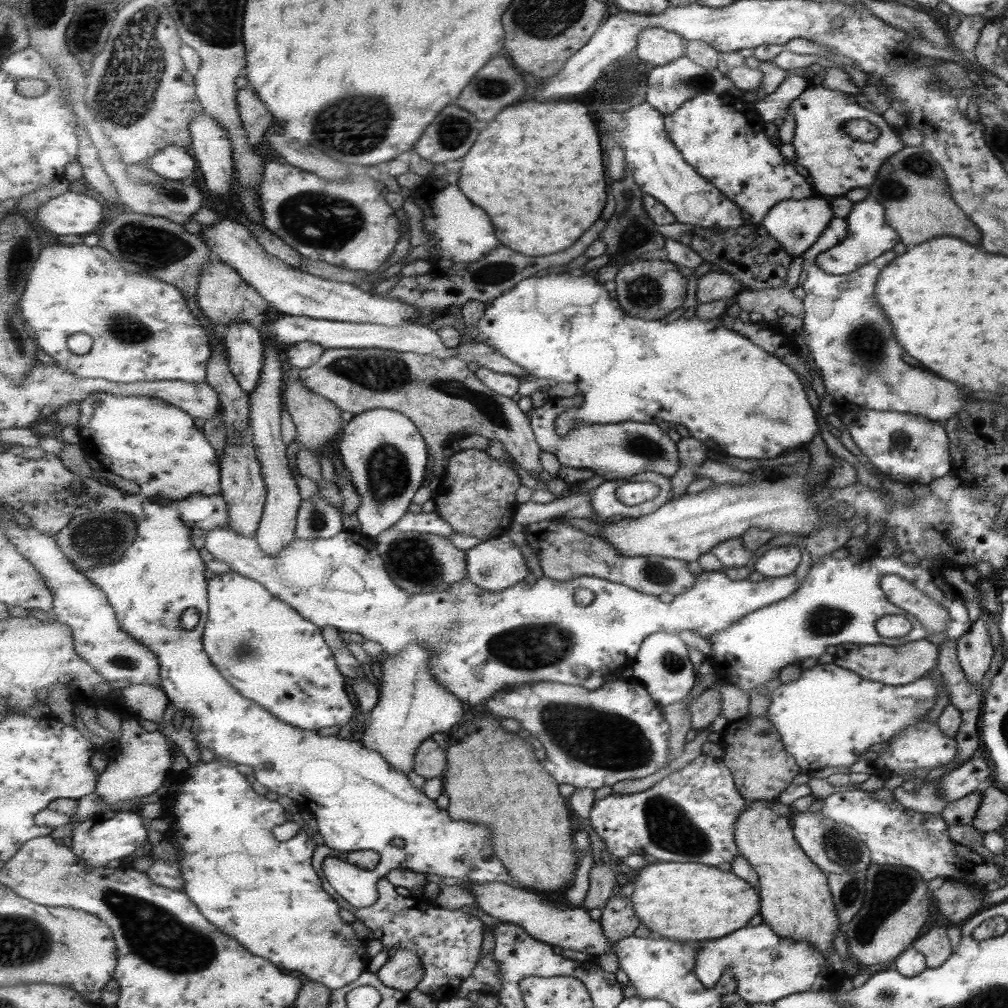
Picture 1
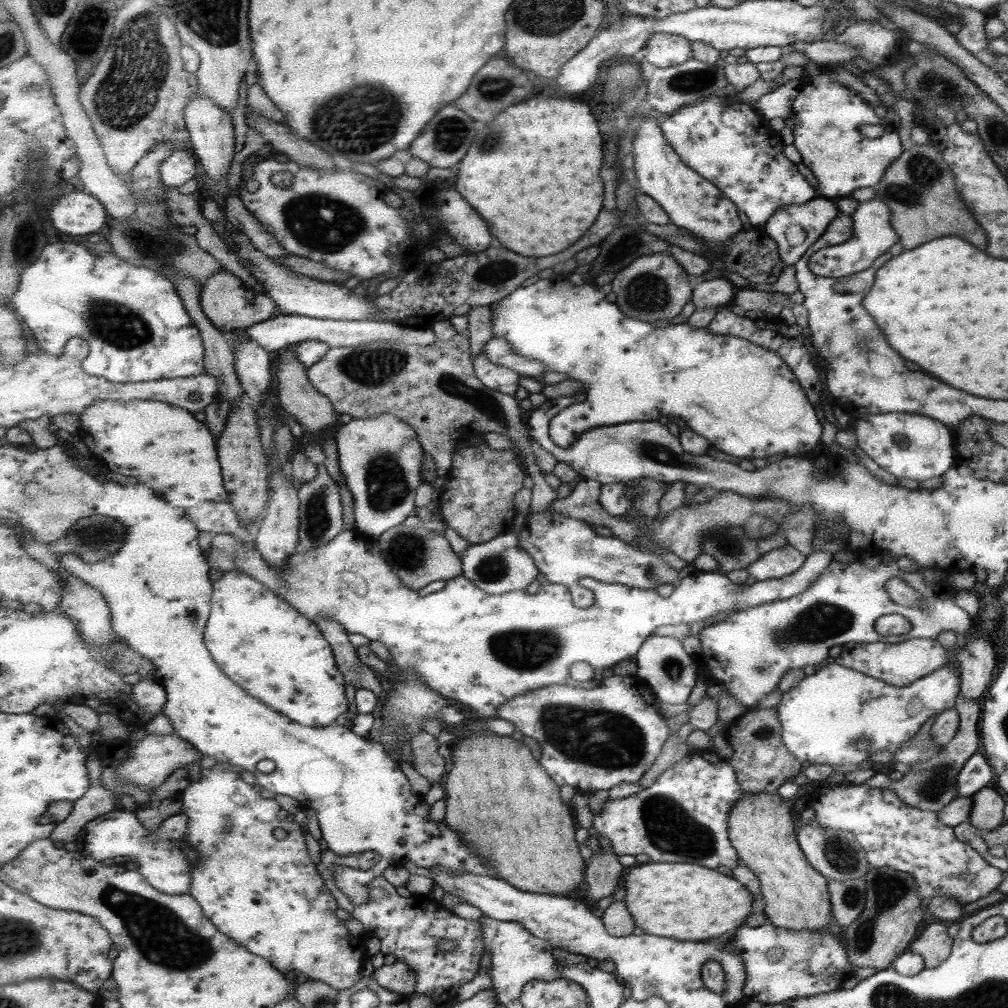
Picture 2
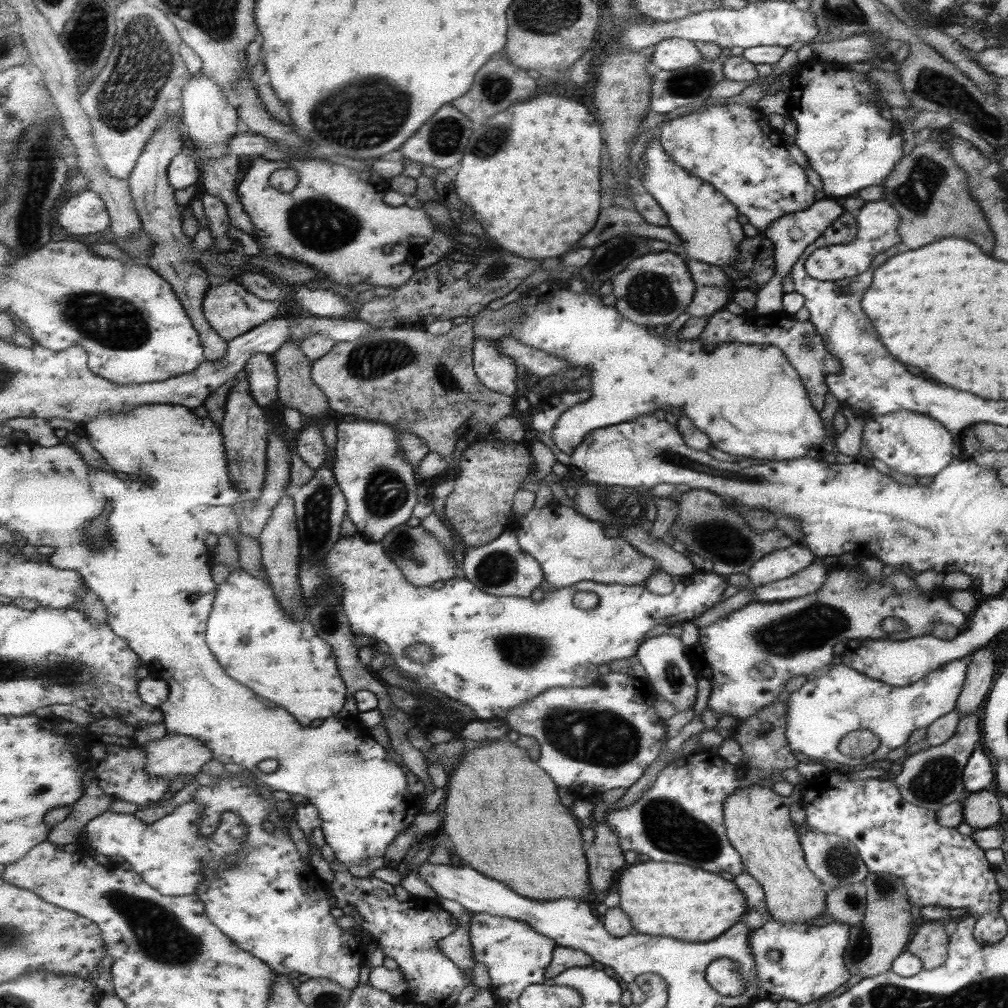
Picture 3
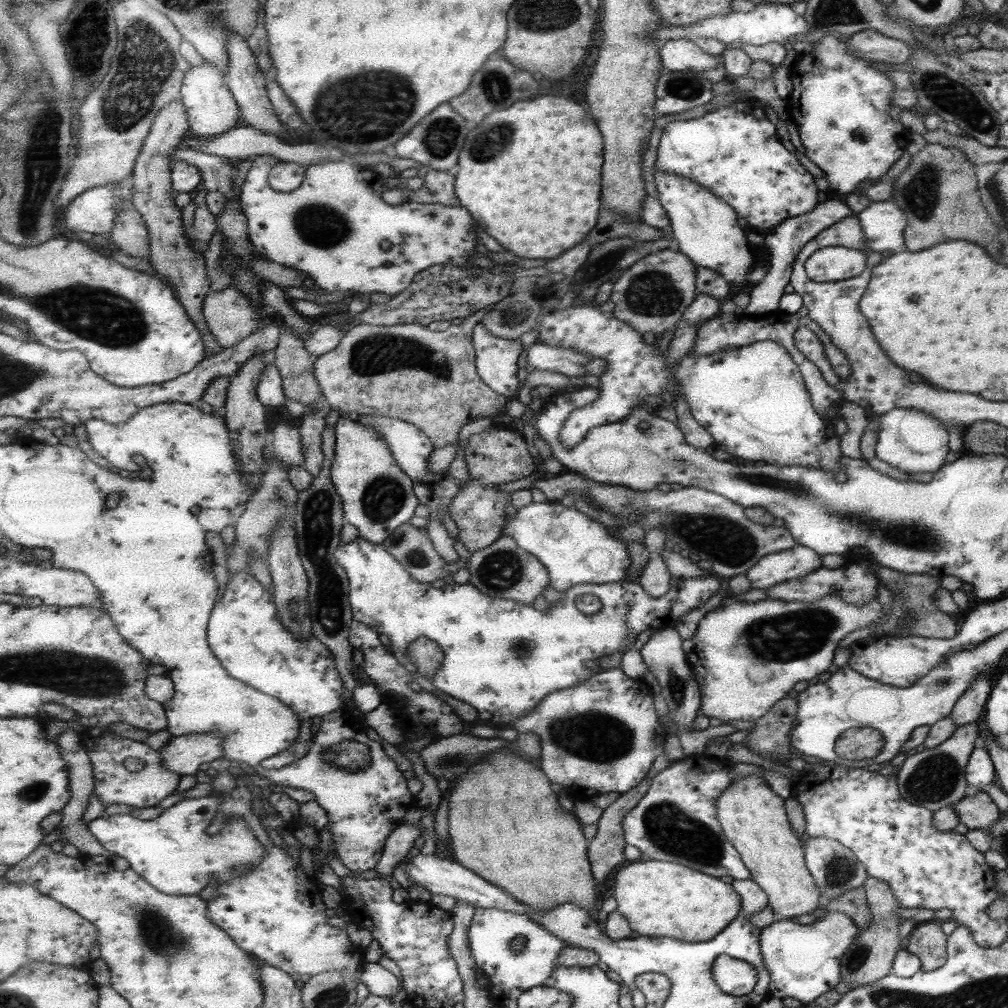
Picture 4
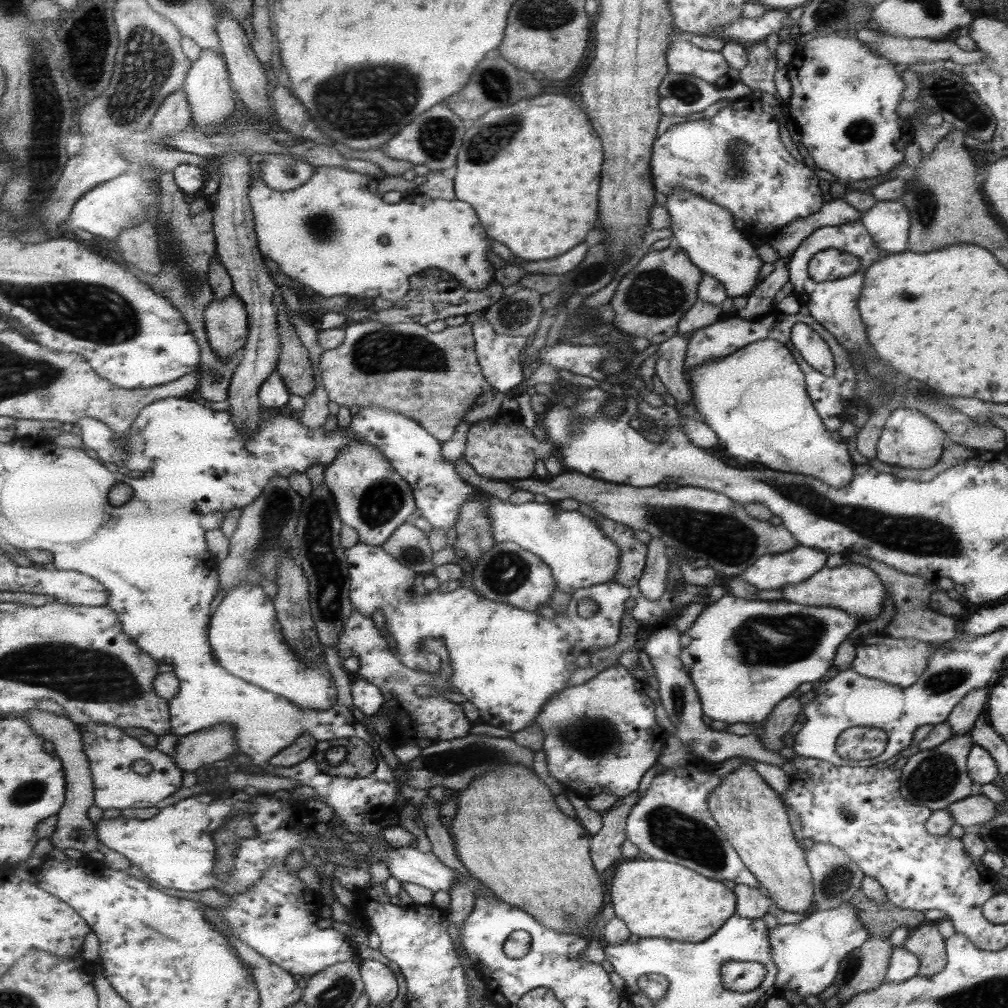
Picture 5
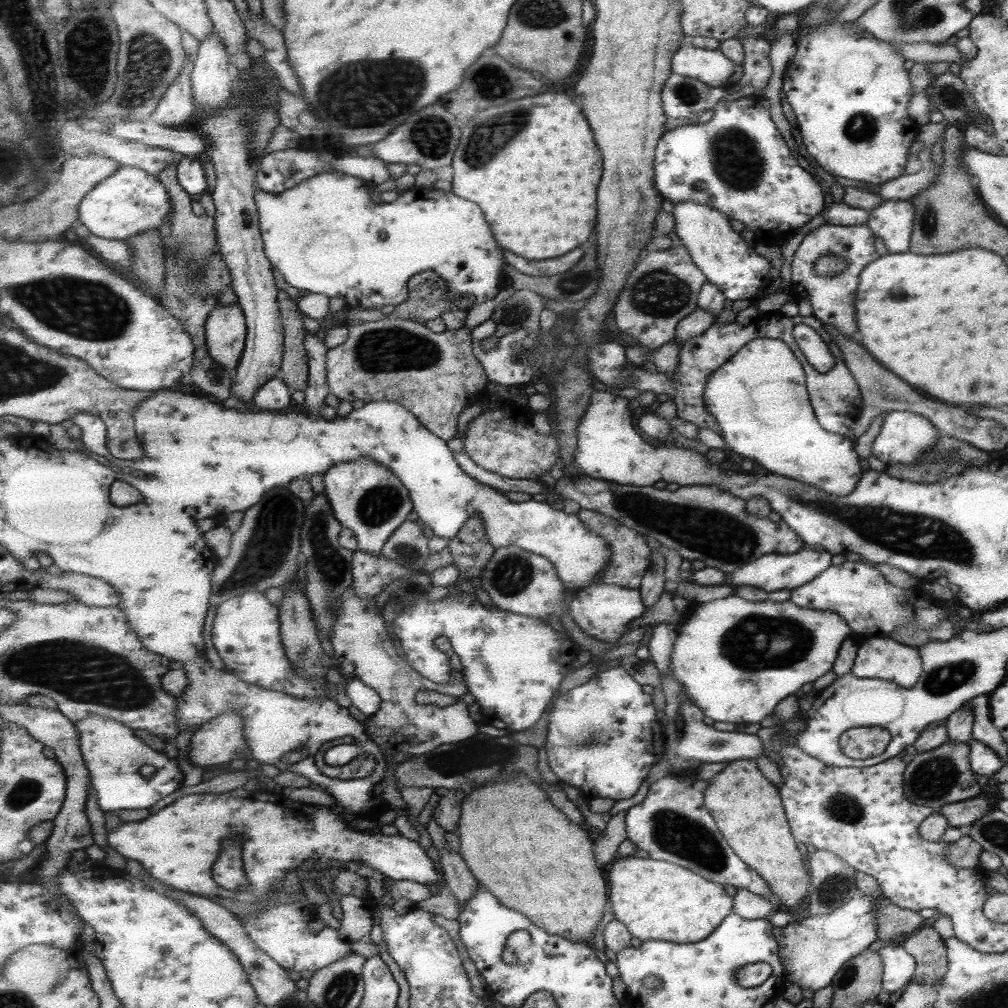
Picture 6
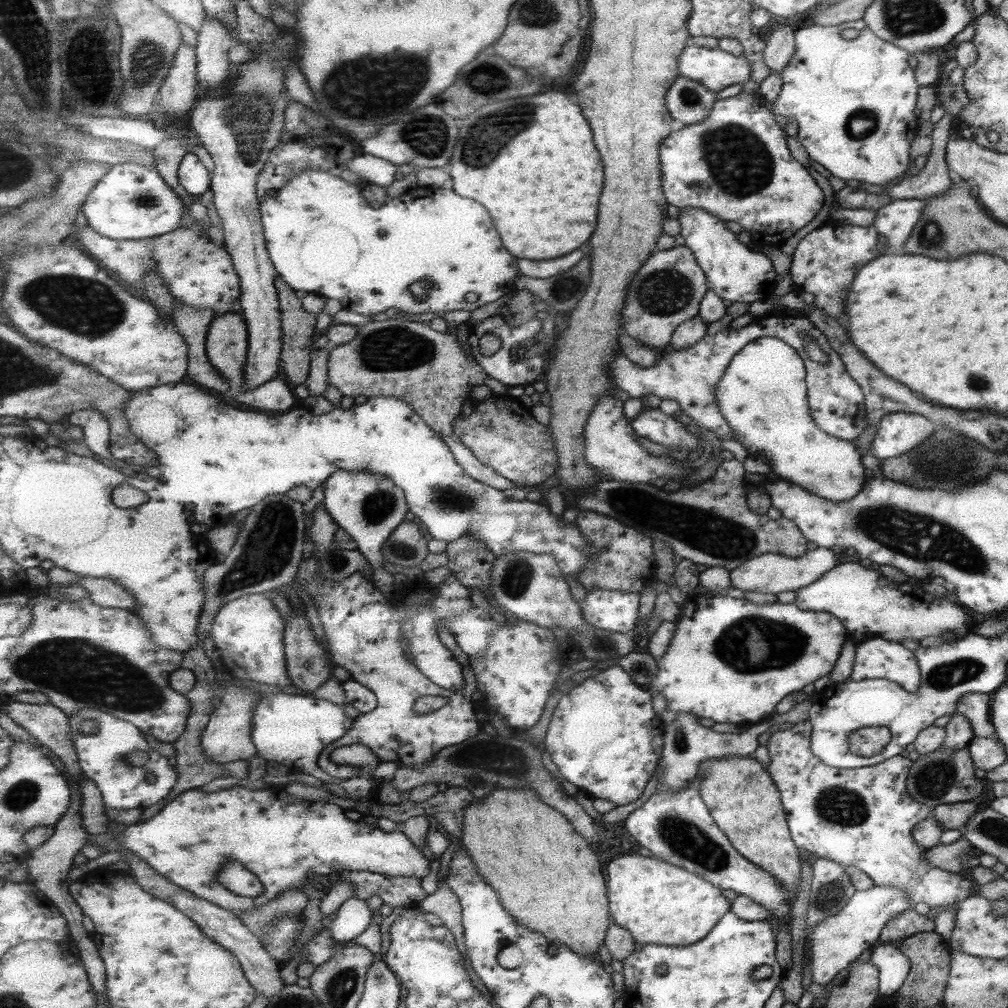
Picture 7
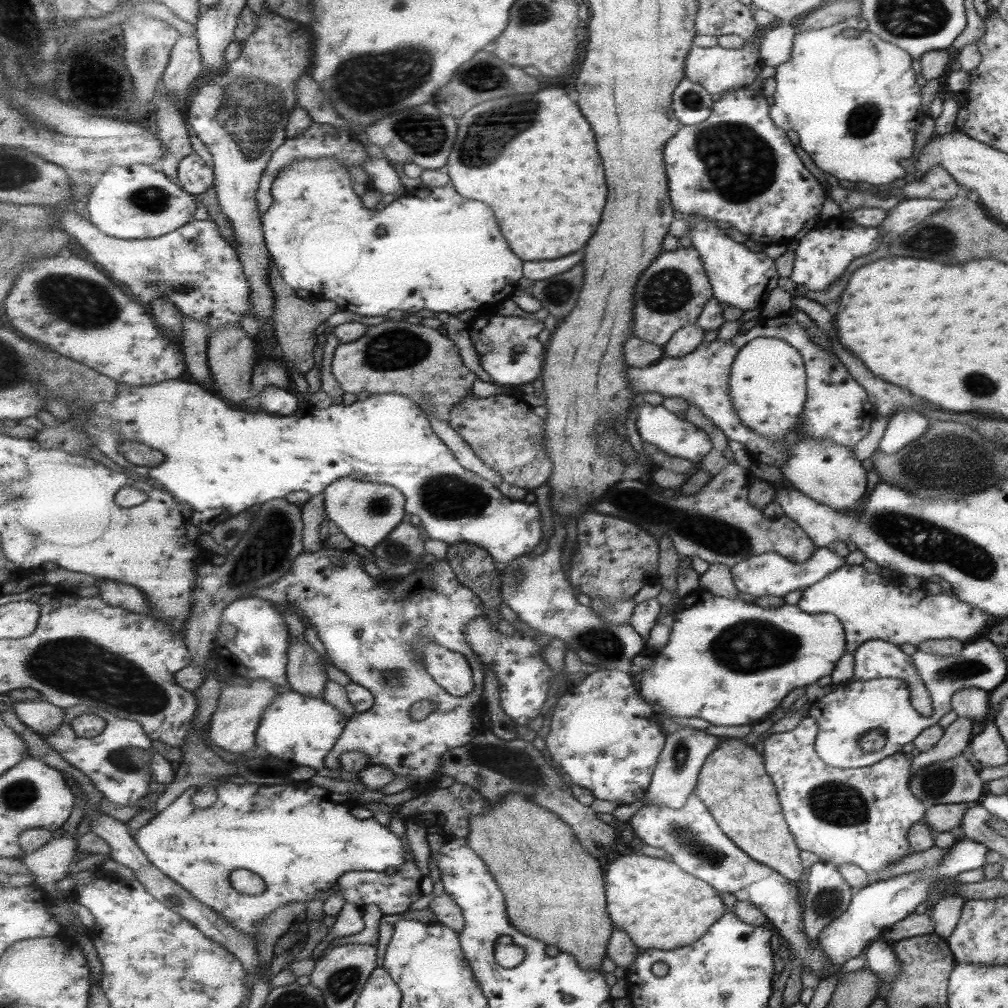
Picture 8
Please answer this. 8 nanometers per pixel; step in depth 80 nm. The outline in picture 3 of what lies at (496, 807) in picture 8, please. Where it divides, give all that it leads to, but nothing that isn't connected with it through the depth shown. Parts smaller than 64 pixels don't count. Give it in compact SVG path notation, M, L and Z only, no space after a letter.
M507 738L470 745L464 758L463 766L450 775L442 827L462 865L503 881L535 901L565 898L587 902L591 884L582 827L561 804L557 792L561 788L553 778L529 760L527 750Z

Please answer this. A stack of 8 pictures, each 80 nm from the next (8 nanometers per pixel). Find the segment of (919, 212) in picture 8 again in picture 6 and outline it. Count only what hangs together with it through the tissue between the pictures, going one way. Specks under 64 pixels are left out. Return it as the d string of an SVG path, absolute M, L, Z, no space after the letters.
M882 200L868 211L867 228L881 238L889 252L905 252L913 226L914 208L908 200Z

